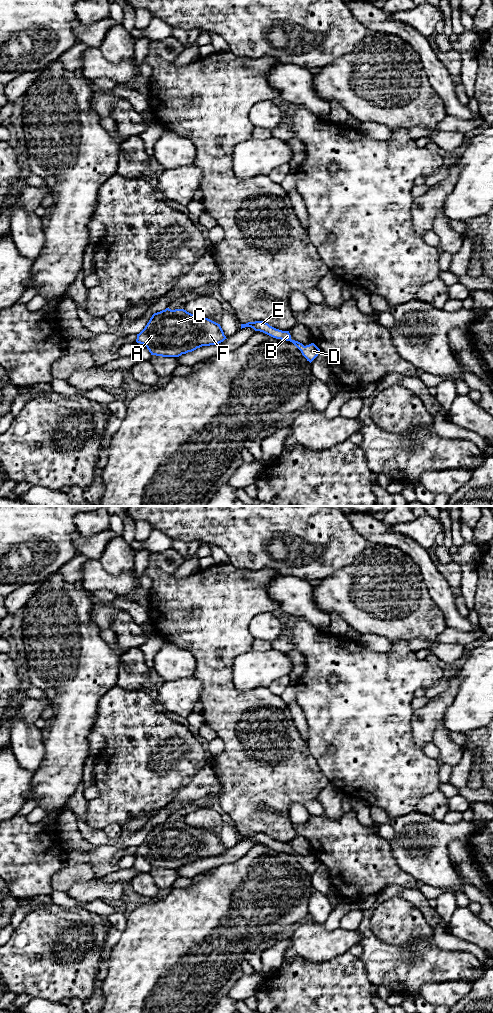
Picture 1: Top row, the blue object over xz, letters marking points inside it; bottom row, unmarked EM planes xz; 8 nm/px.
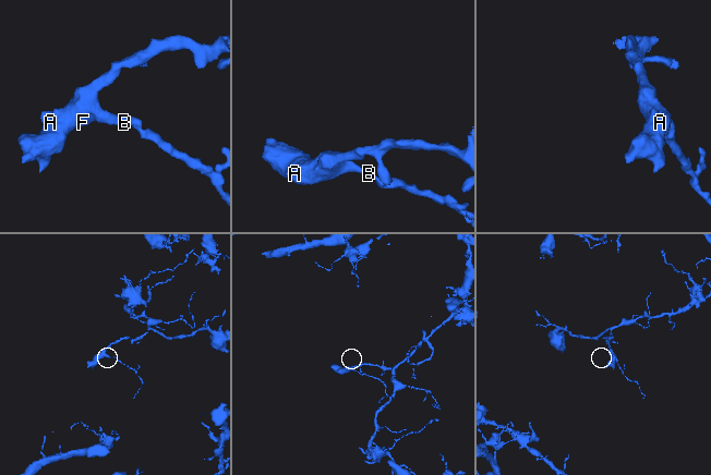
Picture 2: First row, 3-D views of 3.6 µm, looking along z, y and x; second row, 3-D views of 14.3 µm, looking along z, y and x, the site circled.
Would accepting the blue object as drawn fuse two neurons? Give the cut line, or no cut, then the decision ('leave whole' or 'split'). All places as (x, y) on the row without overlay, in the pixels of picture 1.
no cut; leave whole

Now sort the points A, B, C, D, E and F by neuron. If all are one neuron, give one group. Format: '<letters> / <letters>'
A B C D E F

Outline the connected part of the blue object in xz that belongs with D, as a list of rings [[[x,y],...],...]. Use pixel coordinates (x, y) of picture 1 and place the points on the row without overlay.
[[[255,833],[255,834],[248,834],[246,836],[241,836],[241,841],[245,839],[251,839],[255,843],[263,844],[276,851],[292,854],[301,863],[302,867],[307,871],[307,873],[309,873],[310,875],[320,865],[320,861],[314,855],[304,858],[302,855],[292,852],[289,843],[282,843],[276,841],[264,833]]]

